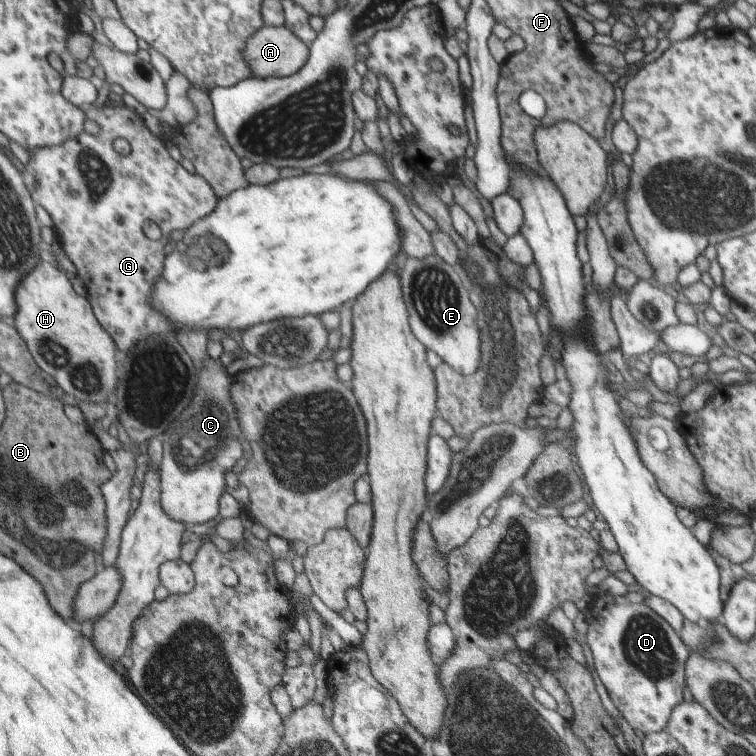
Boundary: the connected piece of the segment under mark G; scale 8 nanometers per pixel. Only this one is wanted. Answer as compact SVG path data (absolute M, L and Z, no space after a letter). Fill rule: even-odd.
M109 102L102 107L85 108L86 118L93 120L100 131L91 134L87 130L67 138L62 145L44 146L35 149L25 169L34 176L35 200L44 207L53 220L53 228L68 257L76 264L77 274L87 286L88 298L94 306L99 322L114 338L119 350L129 352L141 340L163 330L175 330L166 315L150 304L154 284L164 273L166 256L163 246L170 242L173 230L186 231L195 222L218 208L220 199L216 190L201 174L189 172L180 161L175 160L165 146L163 138L155 136L143 118L127 106L115 106ZM117 138L124 138L131 148L128 154L119 154L113 146ZM154 221L162 236L151 240L143 230L145 222Z

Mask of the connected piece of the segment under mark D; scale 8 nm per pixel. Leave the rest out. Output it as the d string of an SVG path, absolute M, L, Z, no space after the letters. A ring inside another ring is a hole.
M607 593L591 596L582 613L585 614L584 620L589 620L586 644L591 651L594 669L613 706L633 730L639 730L644 735L661 731L669 722L670 712L683 698L685 664L690 652L681 642L679 634L648 606L627 602L624 596Z

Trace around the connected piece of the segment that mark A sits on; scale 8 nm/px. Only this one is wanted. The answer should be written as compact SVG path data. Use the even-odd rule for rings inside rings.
M263 25L263 30L257 30L246 42L242 50L243 60L250 67L249 78L264 79L267 77L284 77L297 72L309 56L309 46L299 40L287 27L268 27Z

